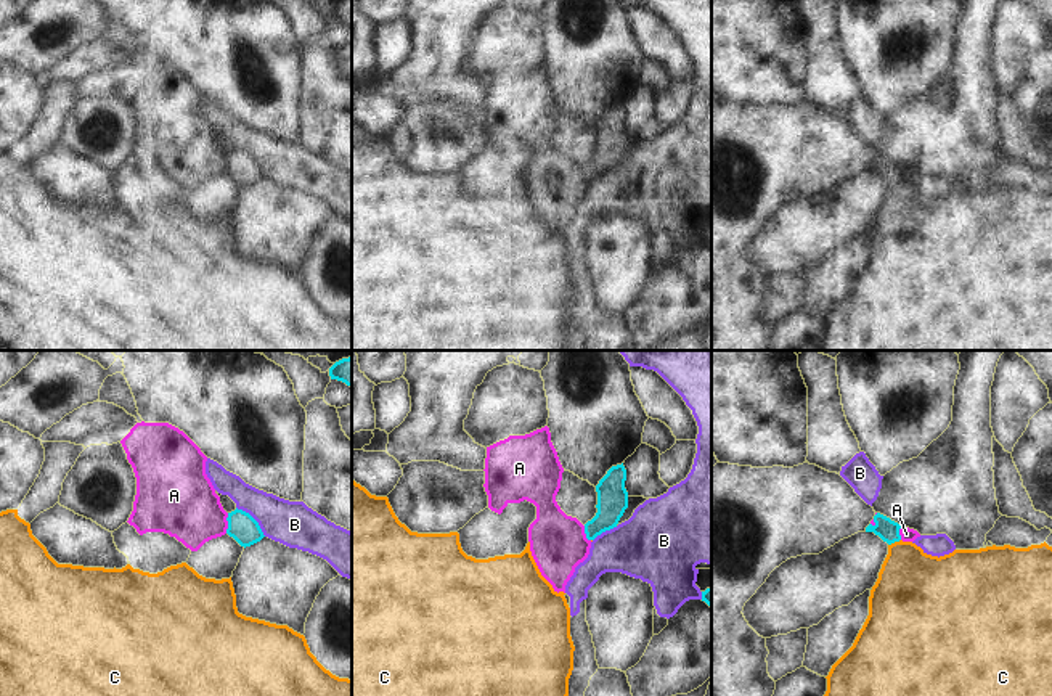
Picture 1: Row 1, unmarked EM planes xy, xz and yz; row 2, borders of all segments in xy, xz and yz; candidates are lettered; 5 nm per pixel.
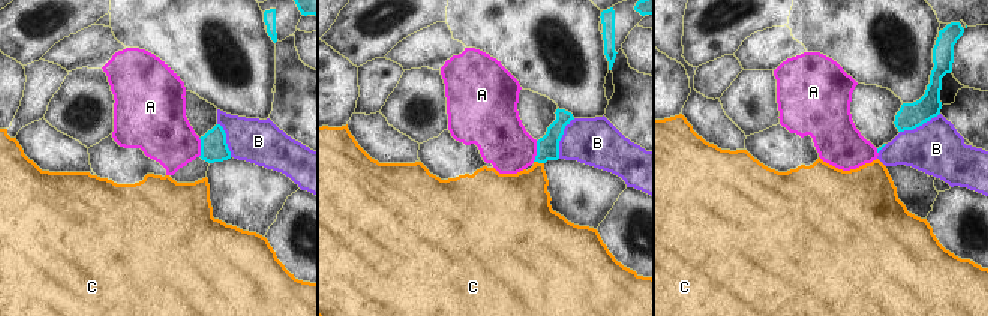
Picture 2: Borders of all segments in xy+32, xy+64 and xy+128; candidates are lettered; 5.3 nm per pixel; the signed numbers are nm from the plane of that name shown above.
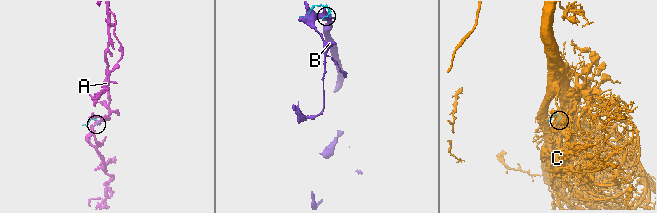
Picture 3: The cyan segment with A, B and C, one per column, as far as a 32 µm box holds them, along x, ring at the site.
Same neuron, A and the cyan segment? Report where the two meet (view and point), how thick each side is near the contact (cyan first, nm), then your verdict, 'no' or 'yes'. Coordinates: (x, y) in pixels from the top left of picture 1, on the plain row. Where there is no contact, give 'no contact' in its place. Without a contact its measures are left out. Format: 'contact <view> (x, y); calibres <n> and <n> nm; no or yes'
contact xy (228, 163); calibres 150 and 340 nm; no

